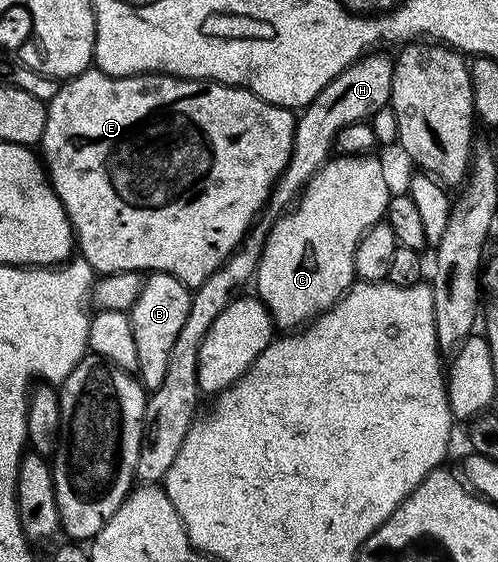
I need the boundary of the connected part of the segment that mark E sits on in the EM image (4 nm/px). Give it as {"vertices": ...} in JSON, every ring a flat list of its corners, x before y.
{"vertices":[[89,69,73,79,61,82,56,88,56,95,47,100,46,106,46,129,39,142,39,146,44,147,42,162,52,188,72,223,75,246,84,254,81,255,83,262,92,266,93,272,100,275,113,275,119,271,161,271,173,275,189,289,200,287,202,281,206,281,206,277,210,277,210,273,219,269,245,242,249,234,248,226,255,221,256,214,266,207,277,177,284,172,284,167,288,164,297,121,297,116,289,108,274,105,252,91,247,91,245,87,213,83,206,79,181,79,163,73,117,77,99,69]]}

